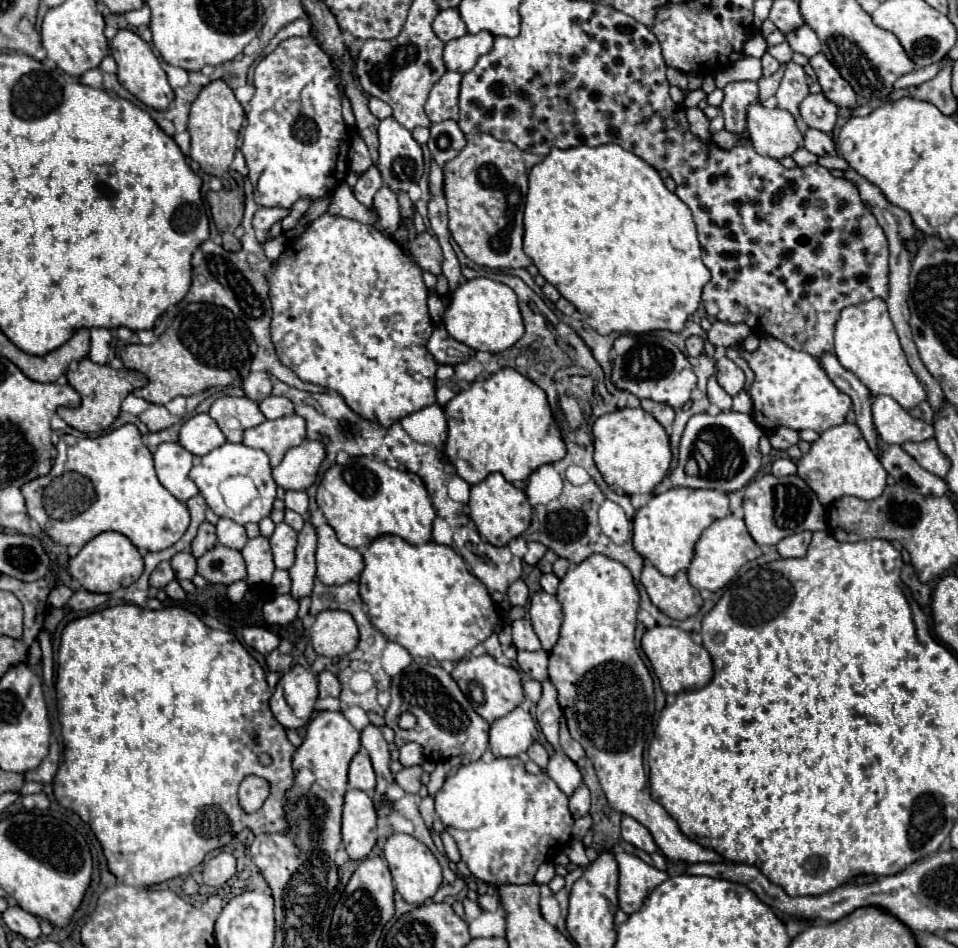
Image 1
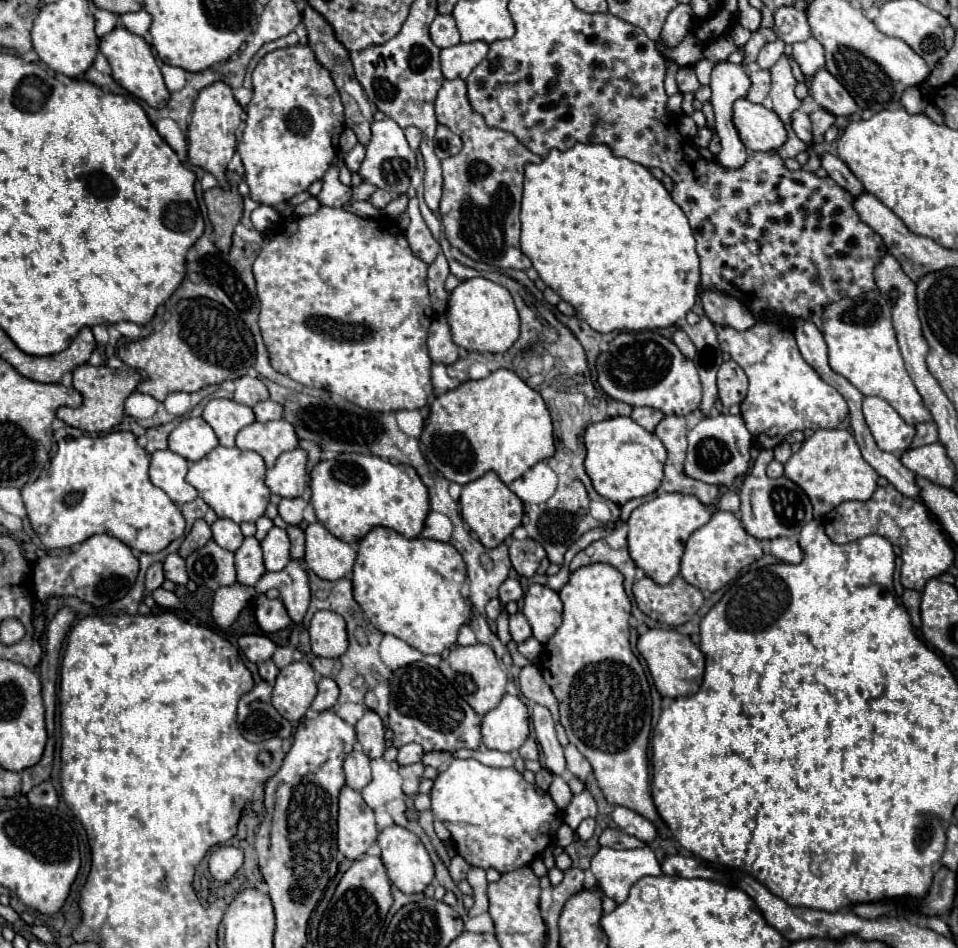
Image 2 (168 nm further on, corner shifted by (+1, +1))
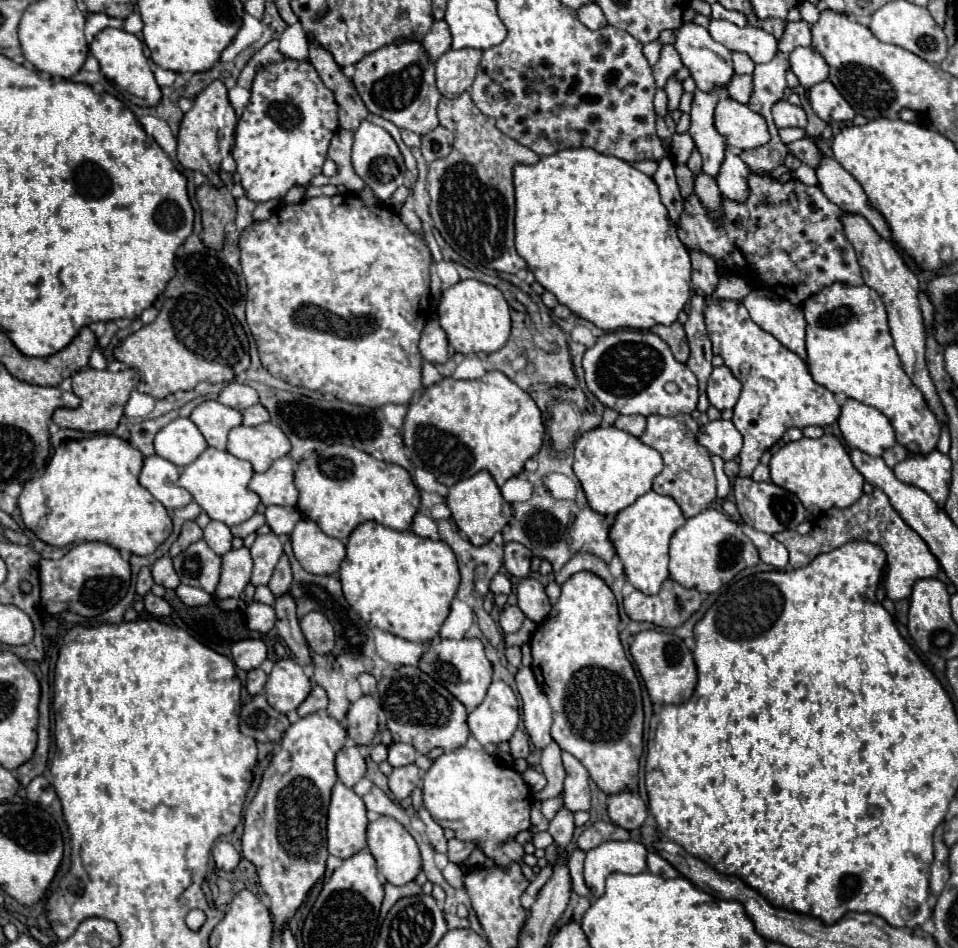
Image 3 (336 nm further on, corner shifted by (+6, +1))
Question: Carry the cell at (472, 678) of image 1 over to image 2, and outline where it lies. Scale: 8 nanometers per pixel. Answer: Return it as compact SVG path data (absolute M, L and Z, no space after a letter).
M477 643L473 647L453 647L449 649L447 659L441 661L439 665L441 673L449 679L449 683L457 689L457 693L479 713L485 715L487 711L495 709L503 695L507 693L507 671L503 665L497 661L495 653L491 647Z

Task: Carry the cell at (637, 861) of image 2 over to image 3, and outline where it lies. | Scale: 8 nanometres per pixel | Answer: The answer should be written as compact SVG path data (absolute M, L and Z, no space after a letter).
M604 841L586 853L584 881L594 897L604 893L604 881L610 873L646 871L646 847L638 841Z

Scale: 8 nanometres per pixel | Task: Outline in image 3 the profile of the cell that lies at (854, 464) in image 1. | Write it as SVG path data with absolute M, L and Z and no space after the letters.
M822 435L820 439L802 437L800 441L786 443L770 459L770 481L790 493L794 493L808 513L820 515L832 507L848 507L862 497L864 477L852 465L846 447L834 435Z

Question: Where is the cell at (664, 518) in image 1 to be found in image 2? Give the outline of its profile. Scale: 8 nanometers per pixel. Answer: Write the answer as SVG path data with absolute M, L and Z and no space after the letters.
M661 493L657 495L657 499L639 505L631 513L627 521L629 555L633 557L635 565L643 569L653 581L657 581L659 585L667 585L679 573L681 557L685 551L685 541L695 529L703 527L711 517L713 517L713 507L701 503L695 495Z

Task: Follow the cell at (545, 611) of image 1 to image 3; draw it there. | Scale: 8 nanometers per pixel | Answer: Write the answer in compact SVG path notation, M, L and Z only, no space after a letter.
M532 577L522 579L516 587L516 597L522 613L530 617L534 623L542 623L552 609L544 593L544 585L538 579L532 579Z

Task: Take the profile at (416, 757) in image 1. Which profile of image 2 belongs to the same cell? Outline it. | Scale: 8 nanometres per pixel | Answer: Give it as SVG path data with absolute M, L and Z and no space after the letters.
M409 743L409 745L403 745L403 747L399 749L397 763L399 763L399 765L411 765L411 763L421 761L421 757L423 757L423 747L417 745L417 743Z

